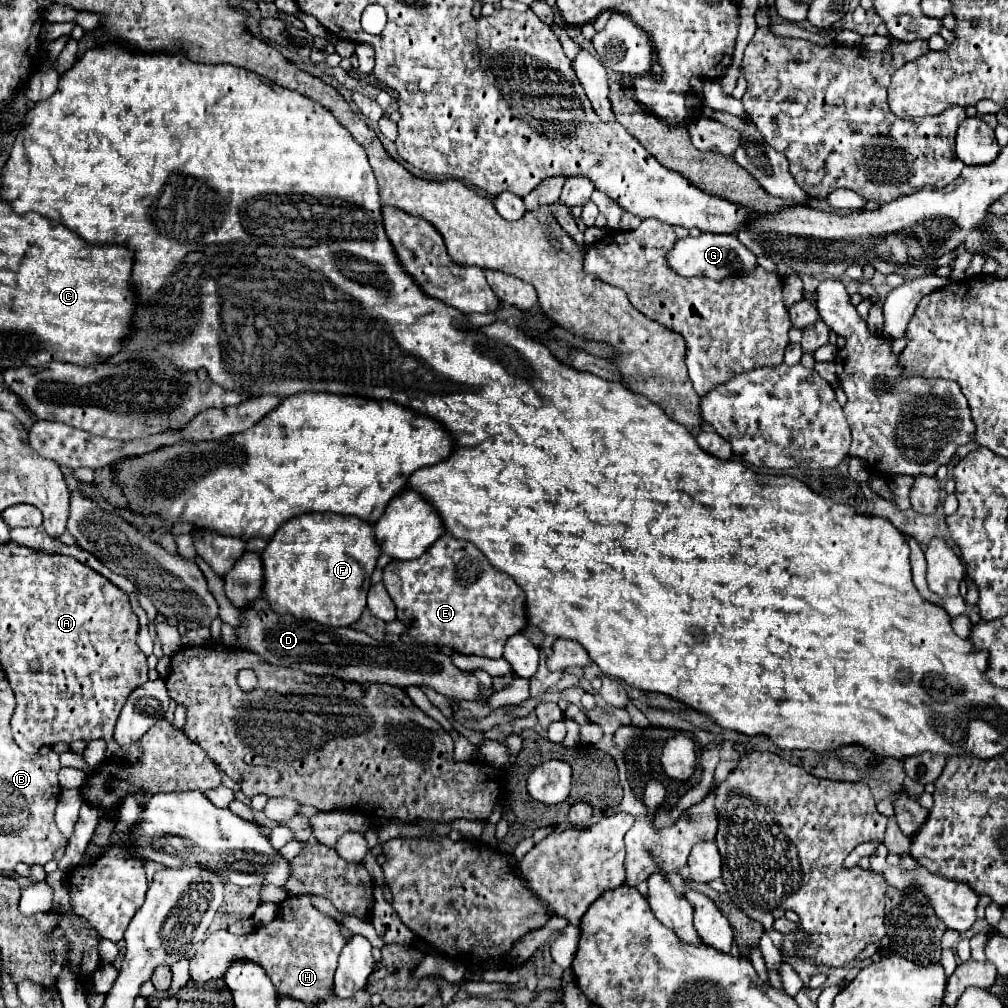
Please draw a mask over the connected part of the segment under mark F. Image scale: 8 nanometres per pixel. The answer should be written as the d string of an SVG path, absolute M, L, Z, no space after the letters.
M299 514L277 530L263 550L265 592L263 598L283 614L309 618L327 626L351 626L359 620L367 592L371 588L371 574L375 570L381 548L375 540L373 526L361 518L341 518L339 514Z

